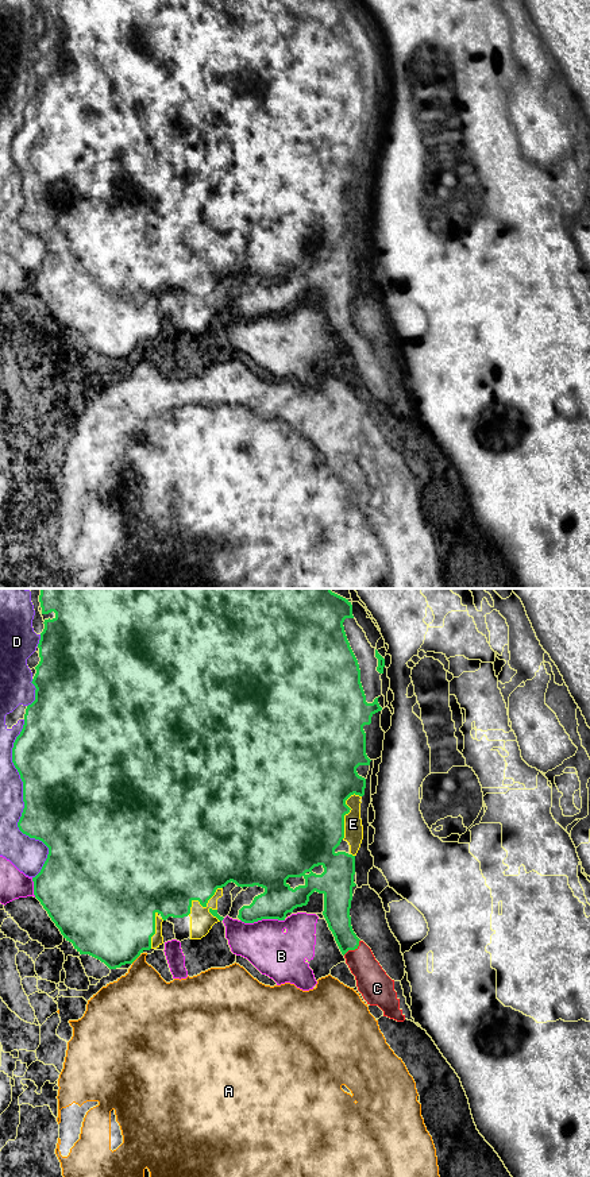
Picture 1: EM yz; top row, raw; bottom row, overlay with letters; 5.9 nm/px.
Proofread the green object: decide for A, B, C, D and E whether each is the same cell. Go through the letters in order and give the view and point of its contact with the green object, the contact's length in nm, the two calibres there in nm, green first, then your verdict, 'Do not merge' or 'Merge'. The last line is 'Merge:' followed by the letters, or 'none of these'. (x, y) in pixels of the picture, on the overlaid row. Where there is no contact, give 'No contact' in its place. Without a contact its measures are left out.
A: Touches green at yz (137, 957). Shared border 100 nm. Thickness 480 nm (green) against 340 nm. Do not merge
B: Touches green at yz (262, 918). Shared border 280 nm. Thickness 200 nm (green) against 280 nm. Do not merge
C: Touches green at yz (353, 949). Shared border 140 nm. Thickness 160 nm (green) against 190 nm. Merge
D: Touches green at yz (24, 803). Shared border 950 nm. Thickness 500 nm (green) against 170 nm. Do not merge
E: Touches green at yz (344, 814). Shared border 280 nm. Thickness 500 nm (green) against 110 nm. Merge
Merge: C, E

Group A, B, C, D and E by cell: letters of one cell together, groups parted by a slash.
A / B / C E / D

